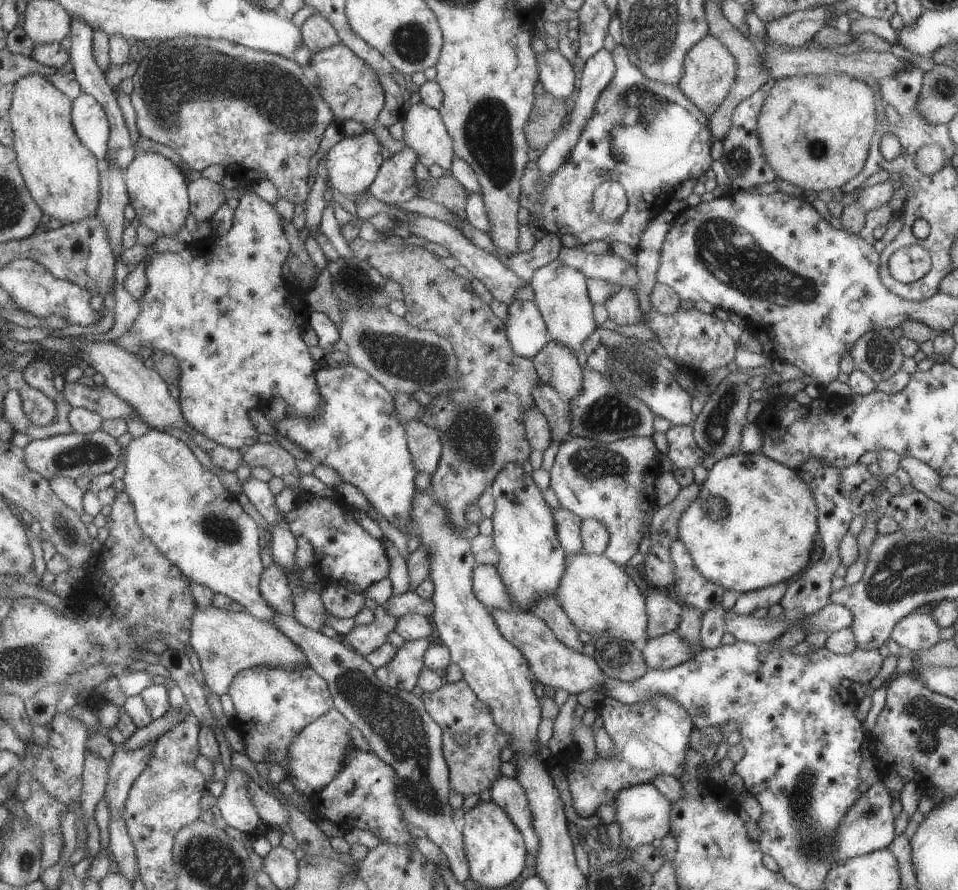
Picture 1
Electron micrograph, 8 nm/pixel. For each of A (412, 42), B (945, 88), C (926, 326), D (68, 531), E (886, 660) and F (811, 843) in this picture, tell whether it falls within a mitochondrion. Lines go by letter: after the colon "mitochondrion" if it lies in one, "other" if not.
A: mitochondrion
B: mitochondrion
C: other
D: mitochondrion
E: other
F: mitochondrion

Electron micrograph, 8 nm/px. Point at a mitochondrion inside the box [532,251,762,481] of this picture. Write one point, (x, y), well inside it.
(632, 365)

